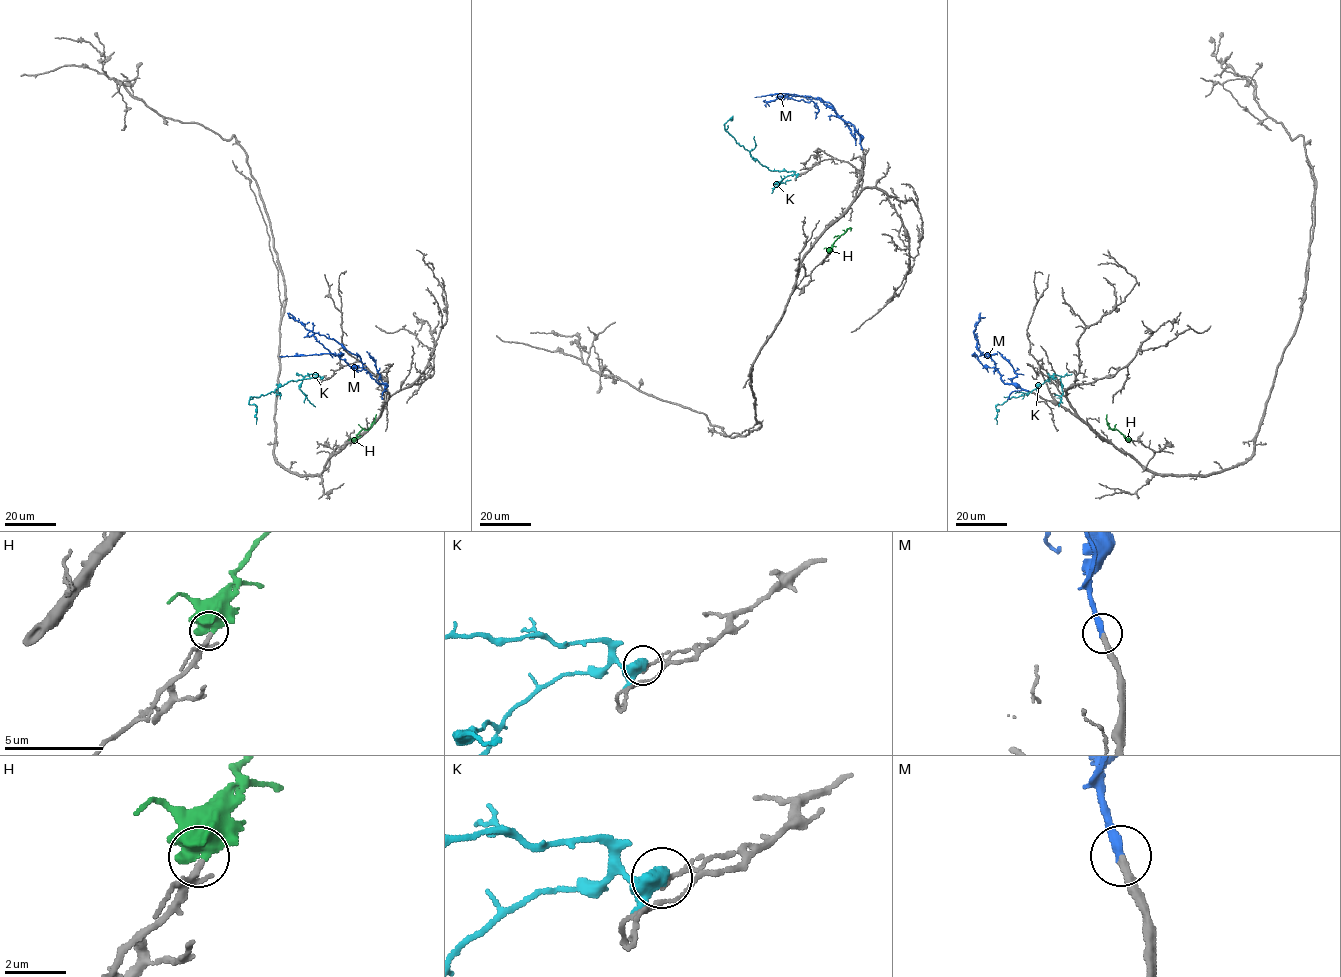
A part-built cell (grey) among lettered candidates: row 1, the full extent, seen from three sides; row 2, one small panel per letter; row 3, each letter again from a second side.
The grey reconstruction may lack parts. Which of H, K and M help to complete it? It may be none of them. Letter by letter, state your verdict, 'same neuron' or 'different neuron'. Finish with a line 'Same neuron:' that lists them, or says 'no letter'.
H: same neuron
K: different neuron
M: same neuron
Same neuron: H, M

